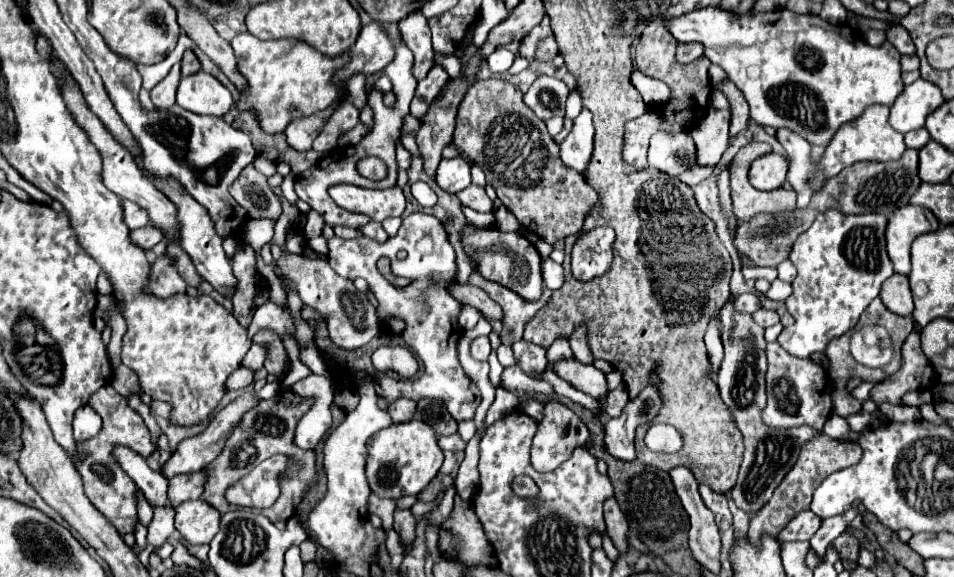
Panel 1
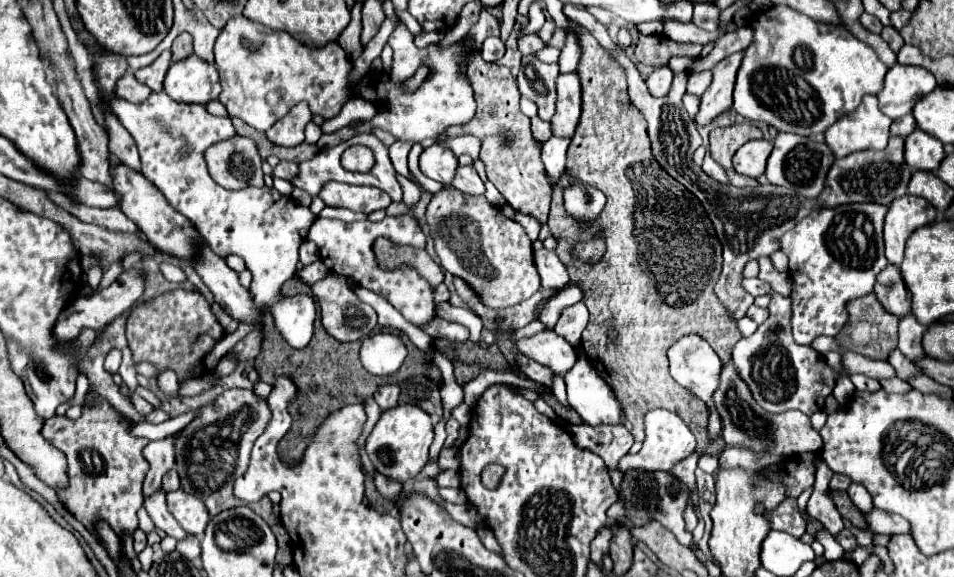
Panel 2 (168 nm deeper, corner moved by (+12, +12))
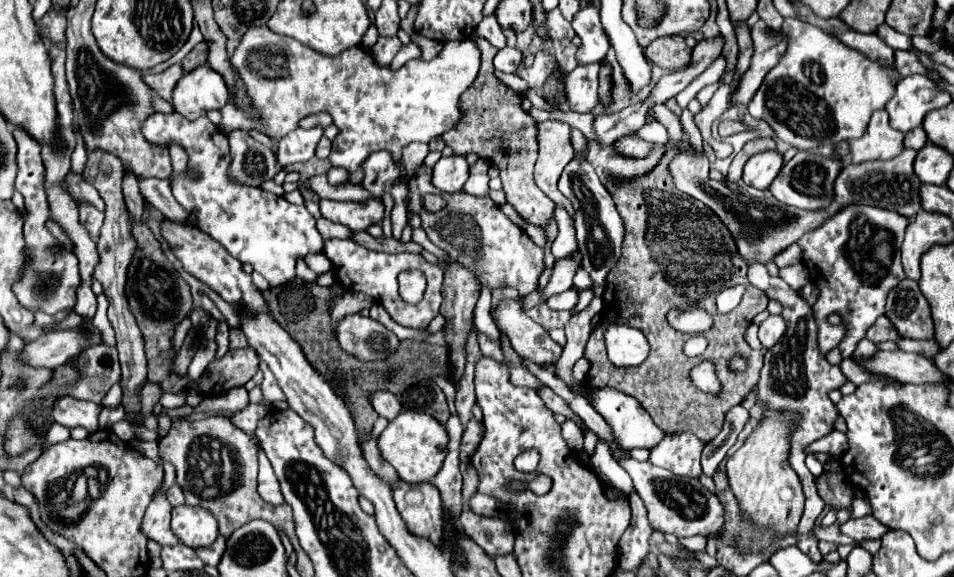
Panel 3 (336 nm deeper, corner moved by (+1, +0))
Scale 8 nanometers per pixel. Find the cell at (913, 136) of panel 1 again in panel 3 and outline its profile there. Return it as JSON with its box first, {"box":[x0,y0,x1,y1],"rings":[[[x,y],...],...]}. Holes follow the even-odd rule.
{"box":[905,126,927,150],"rings":[[[921,126],[905,134],[905,148],[921,150],[925,144],[927,144],[927,134],[925,134],[925,130]]]}

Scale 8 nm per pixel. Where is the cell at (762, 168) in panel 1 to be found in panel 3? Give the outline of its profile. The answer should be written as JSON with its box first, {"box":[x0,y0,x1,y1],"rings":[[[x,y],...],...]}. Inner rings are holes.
{"box":[743,152,783,190],"rings":[[[759,152],[755,154],[743,170],[743,182],[757,190],[769,188],[783,166],[783,156],[779,152]]]}

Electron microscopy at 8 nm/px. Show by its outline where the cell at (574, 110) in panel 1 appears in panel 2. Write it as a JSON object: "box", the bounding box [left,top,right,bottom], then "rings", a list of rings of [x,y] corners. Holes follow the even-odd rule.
{"box":[560,30,580,72],"rings":[[[574,30],[566,32],[566,44],[562,46],[560,52],[560,72],[572,72],[576,70],[580,60],[580,44],[578,44],[578,36]]]}

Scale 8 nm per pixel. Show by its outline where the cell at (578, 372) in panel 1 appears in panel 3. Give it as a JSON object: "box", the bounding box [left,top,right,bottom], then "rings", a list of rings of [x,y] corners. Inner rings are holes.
{"box":[491,298,563,366],"rings":[[[519,298],[501,302],[499,308],[491,314],[497,328],[509,336],[511,346],[521,358],[527,358],[537,366],[557,364],[559,356],[563,354],[563,348],[551,340],[551,336],[543,326],[533,322],[521,310]]]}

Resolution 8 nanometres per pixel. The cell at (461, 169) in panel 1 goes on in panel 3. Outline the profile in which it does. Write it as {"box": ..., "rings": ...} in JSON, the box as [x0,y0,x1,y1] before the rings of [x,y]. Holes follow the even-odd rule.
{"box":[433,156,469,192],"rings":[[[463,156],[441,158],[433,166],[433,186],[441,192],[459,192],[469,176],[469,164]]]}

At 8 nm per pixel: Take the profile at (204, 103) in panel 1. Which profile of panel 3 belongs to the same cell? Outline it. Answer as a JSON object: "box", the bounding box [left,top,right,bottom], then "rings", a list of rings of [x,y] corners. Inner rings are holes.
{"box":[173,64,229,120],"rings":[[[203,64],[177,82],[173,90],[173,108],[189,120],[197,120],[211,110],[221,110],[229,102],[229,88],[211,66]]]}

